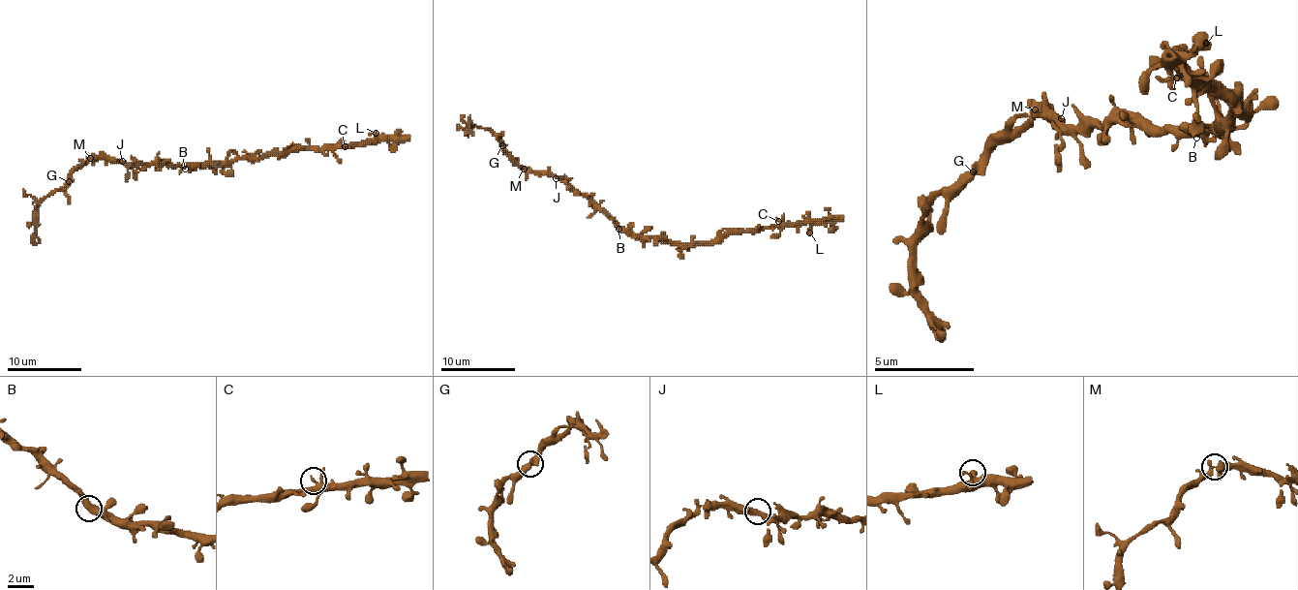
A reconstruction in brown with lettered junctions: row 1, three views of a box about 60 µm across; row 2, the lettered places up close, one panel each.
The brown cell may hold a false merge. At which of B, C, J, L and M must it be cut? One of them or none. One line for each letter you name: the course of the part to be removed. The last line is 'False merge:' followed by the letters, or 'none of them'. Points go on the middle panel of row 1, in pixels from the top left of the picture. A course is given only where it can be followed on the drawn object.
False merge: none of them

